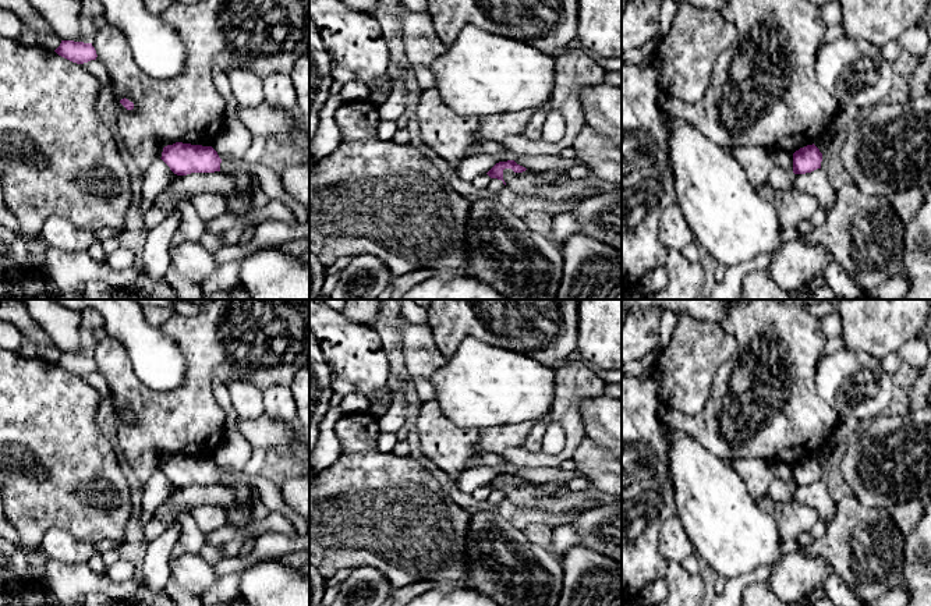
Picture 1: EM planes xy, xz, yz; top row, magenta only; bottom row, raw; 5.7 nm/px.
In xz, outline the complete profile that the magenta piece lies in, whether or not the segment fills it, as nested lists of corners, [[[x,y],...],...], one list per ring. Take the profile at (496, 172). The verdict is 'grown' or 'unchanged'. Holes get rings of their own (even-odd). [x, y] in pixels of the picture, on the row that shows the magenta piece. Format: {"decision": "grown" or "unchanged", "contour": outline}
{"decision": "unchanged", "contour": [[[507,160],[507,162],[499,162],[499,163],[496,163],[486,174],[491,178],[502,180],[503,184],[506,185],[506,182],[503,180],[503,170],[505,169],[511,169],[514,173],[523,173],[523,171],[527,170],[525,167],[517,164],[514,160]]]}

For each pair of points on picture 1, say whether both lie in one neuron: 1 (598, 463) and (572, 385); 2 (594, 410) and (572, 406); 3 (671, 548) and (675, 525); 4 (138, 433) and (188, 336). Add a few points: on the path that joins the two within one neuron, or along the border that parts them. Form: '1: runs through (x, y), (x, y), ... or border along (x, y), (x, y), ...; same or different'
1: border along (586, 436), (572, 457); different
2: border along (604, 393), (581, 401), (580, 415), (586, 436); different
3: runs through (673, 542), (673, 531); same
4: runs through (163, 411), (195, 382), (195, 361); same

